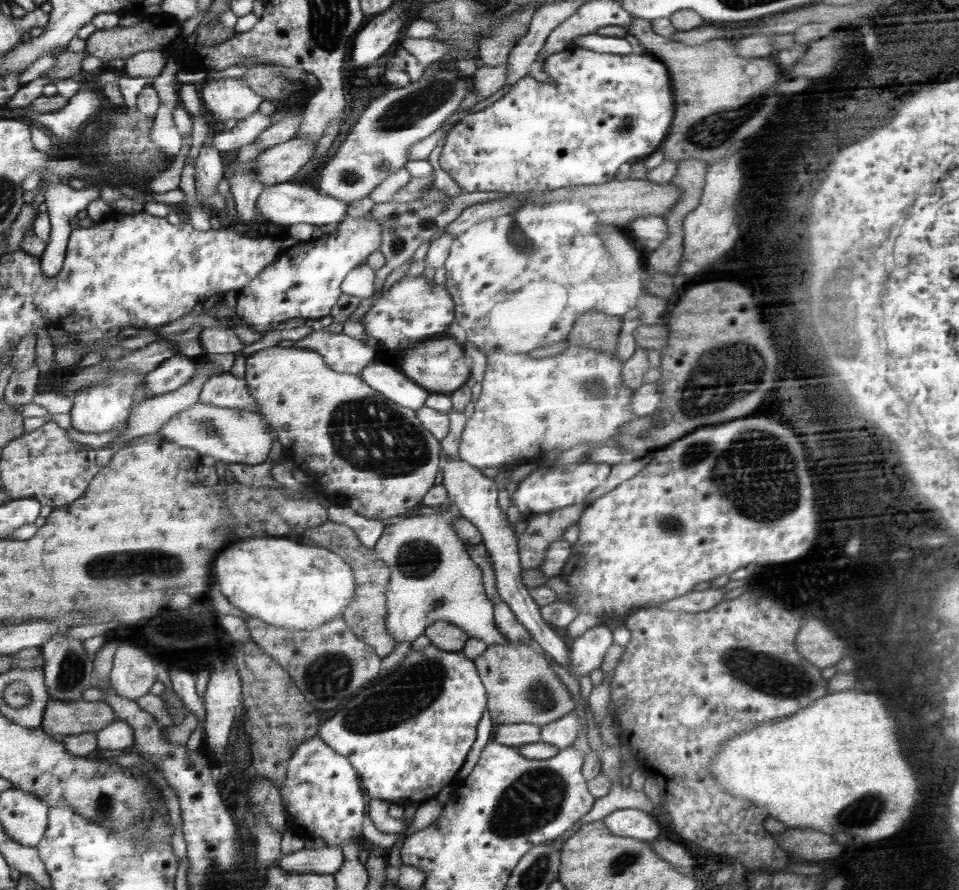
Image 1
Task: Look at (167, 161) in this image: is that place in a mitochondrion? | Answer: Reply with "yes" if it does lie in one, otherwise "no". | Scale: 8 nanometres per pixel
no

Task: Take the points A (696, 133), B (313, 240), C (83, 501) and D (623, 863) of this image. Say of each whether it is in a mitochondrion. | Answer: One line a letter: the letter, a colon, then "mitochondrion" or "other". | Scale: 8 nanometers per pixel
A: mitochondrion
B: other
C: other
D: mitochondrion

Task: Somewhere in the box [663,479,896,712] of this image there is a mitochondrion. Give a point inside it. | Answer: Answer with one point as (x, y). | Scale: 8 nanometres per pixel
(767, 673)

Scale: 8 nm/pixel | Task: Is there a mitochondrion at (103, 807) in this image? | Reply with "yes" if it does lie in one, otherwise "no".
yes

